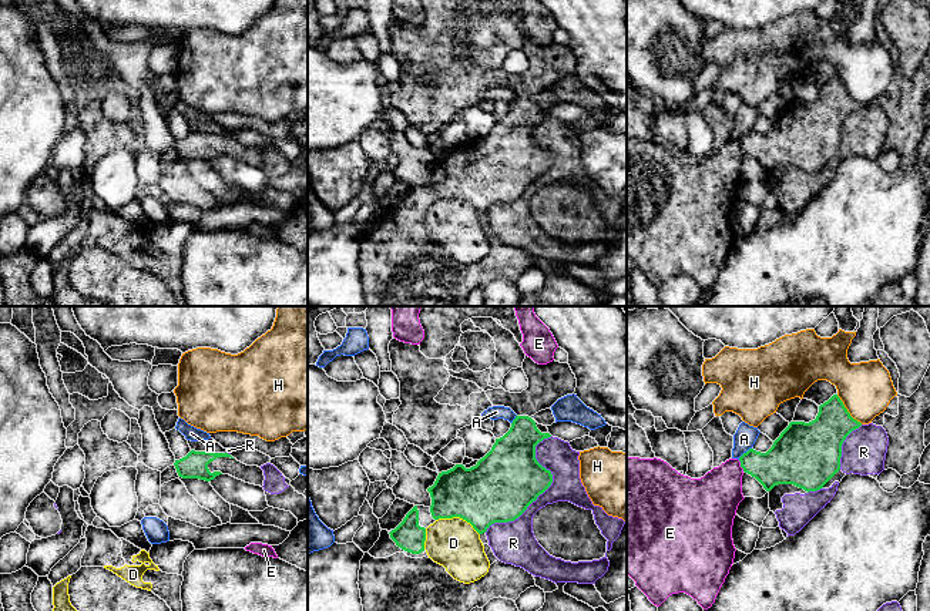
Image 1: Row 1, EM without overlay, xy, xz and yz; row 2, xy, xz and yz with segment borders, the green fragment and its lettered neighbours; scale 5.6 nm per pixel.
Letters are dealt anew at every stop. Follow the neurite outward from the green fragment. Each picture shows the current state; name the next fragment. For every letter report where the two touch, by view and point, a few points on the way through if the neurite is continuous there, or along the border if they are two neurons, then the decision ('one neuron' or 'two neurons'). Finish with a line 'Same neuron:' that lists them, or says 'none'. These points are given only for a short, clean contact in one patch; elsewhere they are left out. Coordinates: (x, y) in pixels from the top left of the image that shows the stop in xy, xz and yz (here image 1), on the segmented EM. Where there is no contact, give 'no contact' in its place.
A: yz (744, 453) | two neurons
D: xz (459, 516) | along xz (436, 519), (462, 517), (479, 534) | two neurons
E: yz (741, 466) | along yz (738, 460), (744, 470) | two neurons
H: yz (846, 410) | two neurons
R: xz (544, 490) | two neurons
Same neuron: none

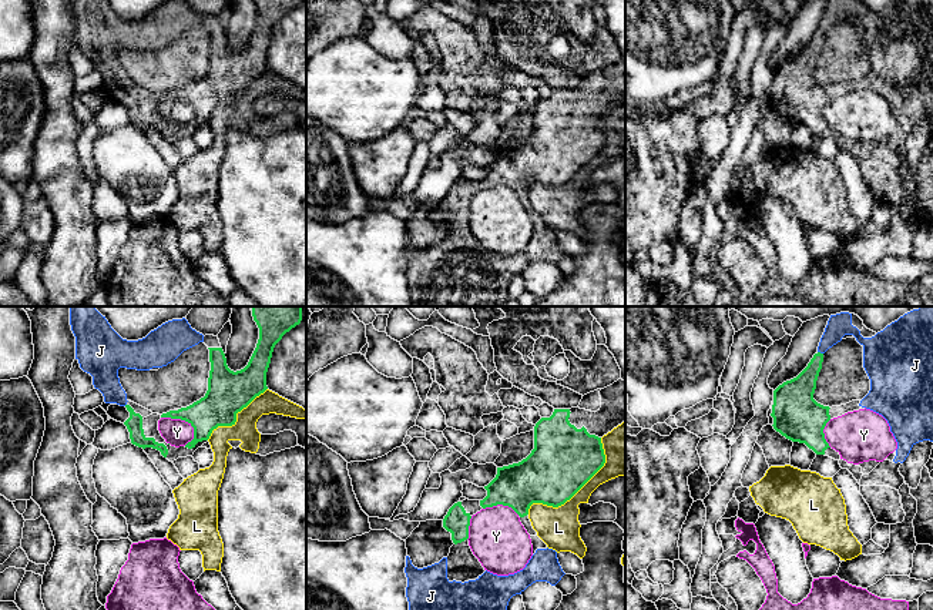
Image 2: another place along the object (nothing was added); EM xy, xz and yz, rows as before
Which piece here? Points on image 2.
J: yz (819, 352) | one neuron
L: xz (576, 492) | two neurons
Y: xy (183, 419) | along xy (161, 416), (185, 421), (193, 428), (194, 438) | two neurons
Same neuron: J

